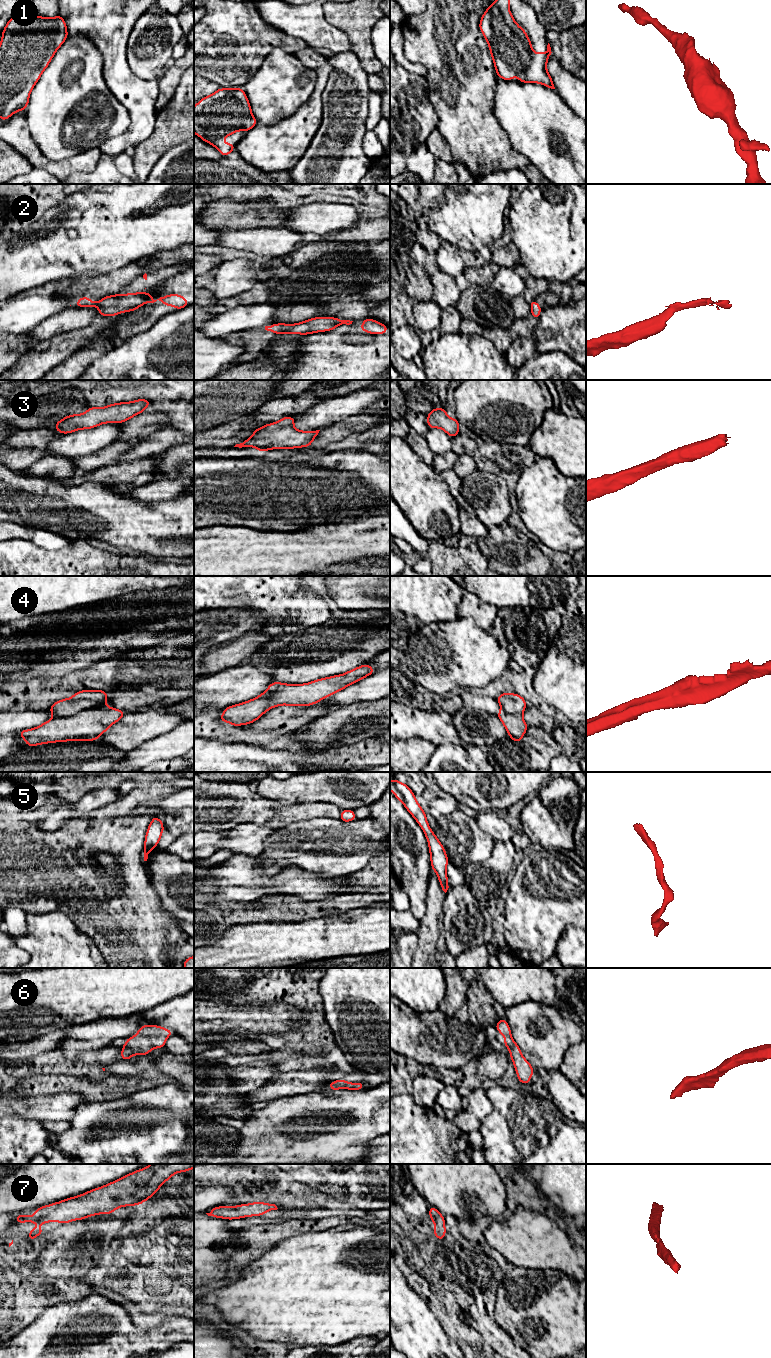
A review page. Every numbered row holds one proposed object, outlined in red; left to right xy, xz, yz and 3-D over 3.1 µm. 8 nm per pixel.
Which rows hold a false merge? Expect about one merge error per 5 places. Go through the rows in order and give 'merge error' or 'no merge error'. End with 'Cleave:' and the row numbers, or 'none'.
1: no merge error
2: no merge error
3: no merge error
4: merge error
5: no merge error
6: no merge error
7: no merge error
Cleave: 4

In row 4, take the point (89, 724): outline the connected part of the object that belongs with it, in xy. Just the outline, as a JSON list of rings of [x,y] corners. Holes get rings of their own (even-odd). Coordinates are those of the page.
[[[98,706],[73,716],[53,718],[38,727],[19,731],[18,735],[31,747],[64,741],[94,741],[125,714],[116,708]]]

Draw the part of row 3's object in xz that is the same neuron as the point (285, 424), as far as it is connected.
[[[295,416],[283,417],[276,423],[264,425],[253,435],[234,447],[256,447],[260,452],[269,449],[292,449],[309,447],[320,430],[299,431],[294,428]]]

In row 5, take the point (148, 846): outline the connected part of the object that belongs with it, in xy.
[[[156,816],[148,826],[144,842],[144,861],[147,861],[148,854],[157,846],[164,831],[163,822]]]

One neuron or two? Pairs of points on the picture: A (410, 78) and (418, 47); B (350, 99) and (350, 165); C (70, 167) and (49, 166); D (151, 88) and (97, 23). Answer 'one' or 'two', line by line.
A: two
B: one
C: one
D: one

